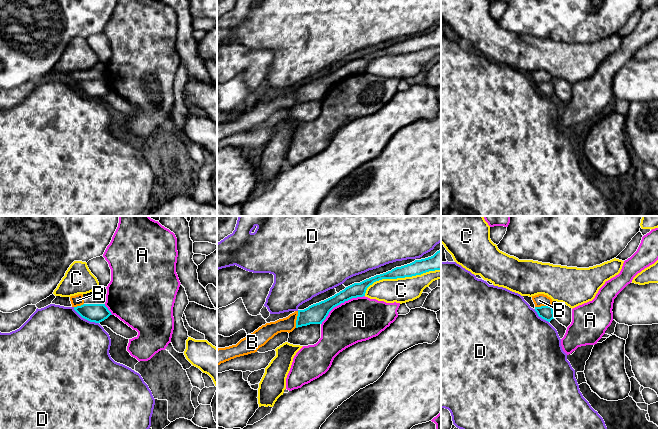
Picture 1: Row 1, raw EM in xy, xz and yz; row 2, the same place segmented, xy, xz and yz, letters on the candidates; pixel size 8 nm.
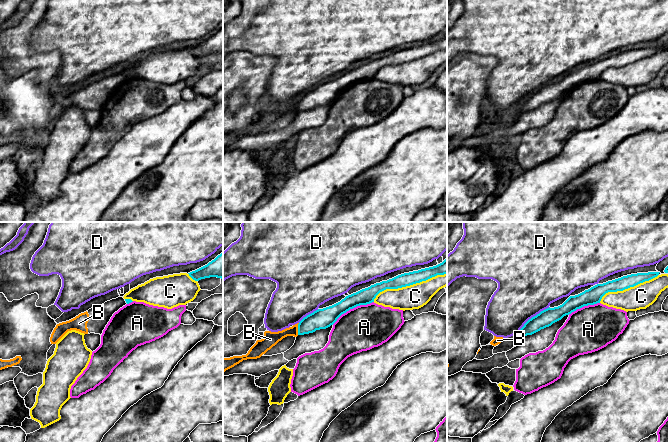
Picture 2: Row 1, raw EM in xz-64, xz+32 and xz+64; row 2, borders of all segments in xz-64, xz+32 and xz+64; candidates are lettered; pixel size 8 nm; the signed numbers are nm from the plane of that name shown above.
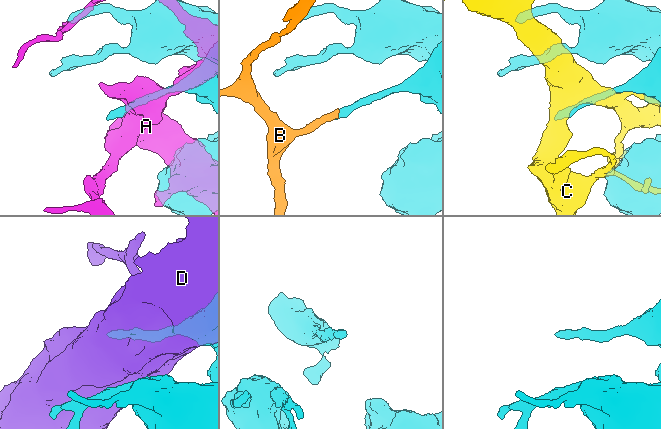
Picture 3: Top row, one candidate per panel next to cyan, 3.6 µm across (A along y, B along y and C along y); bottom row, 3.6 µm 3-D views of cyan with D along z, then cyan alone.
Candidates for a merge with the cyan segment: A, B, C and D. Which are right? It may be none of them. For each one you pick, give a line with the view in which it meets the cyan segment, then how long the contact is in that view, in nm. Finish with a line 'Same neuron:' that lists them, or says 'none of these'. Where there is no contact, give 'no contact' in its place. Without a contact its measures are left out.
Same neuron: none of these

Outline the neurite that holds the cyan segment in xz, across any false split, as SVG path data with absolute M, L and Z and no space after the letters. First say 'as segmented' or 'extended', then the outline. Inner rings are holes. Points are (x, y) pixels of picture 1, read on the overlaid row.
as segmented; M441 249L433 256L376 275L360 283L354 283L334 296L313 304L304 310L298 310L296 328L310 324L322 324L329 312L336 306L352 298L365 296L367 288L382 279L397 279L421 275L429 271L441 270Z

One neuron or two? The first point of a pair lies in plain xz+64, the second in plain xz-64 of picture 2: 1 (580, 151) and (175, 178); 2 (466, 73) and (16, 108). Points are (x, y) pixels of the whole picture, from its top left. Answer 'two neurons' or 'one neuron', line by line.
1: two neurons
2: two neurons

